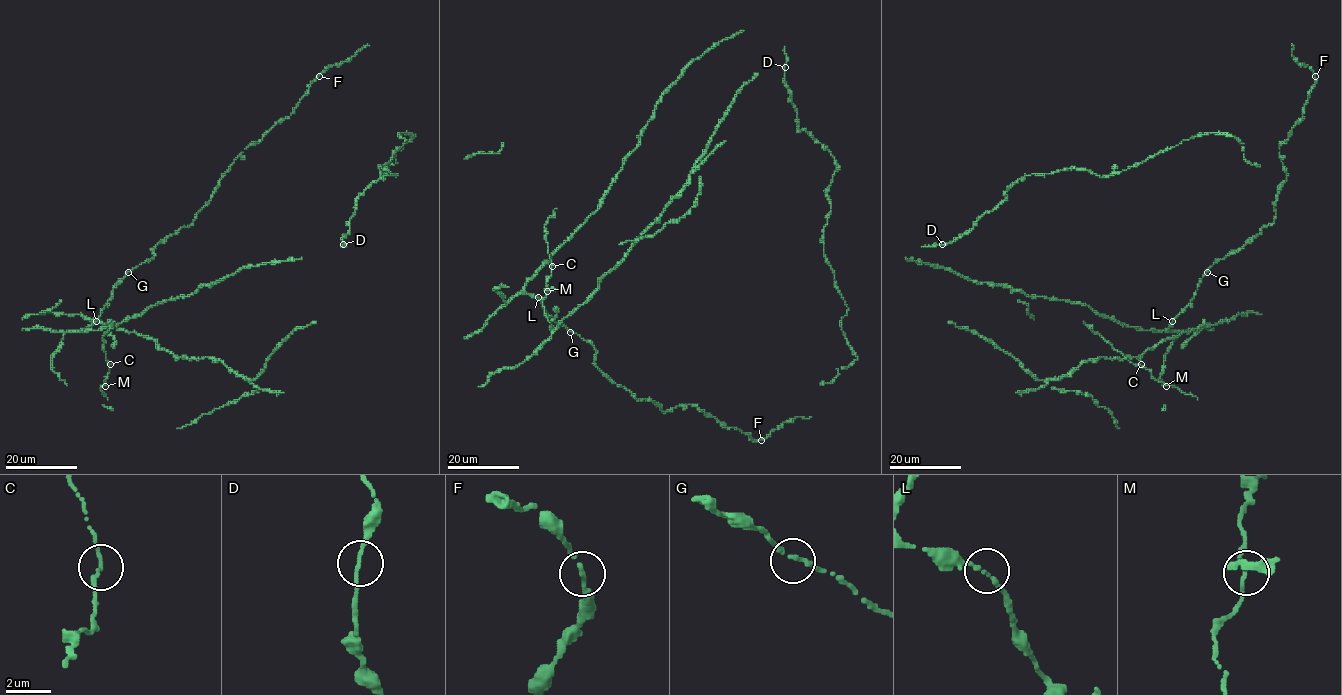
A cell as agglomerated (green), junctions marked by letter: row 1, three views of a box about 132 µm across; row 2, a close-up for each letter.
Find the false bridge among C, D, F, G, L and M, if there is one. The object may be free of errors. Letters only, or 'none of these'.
none of these

